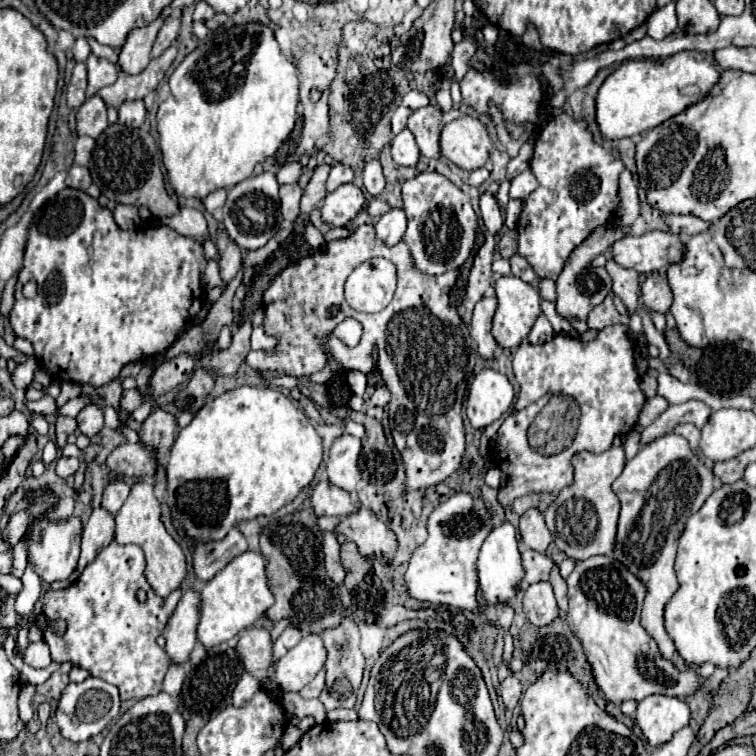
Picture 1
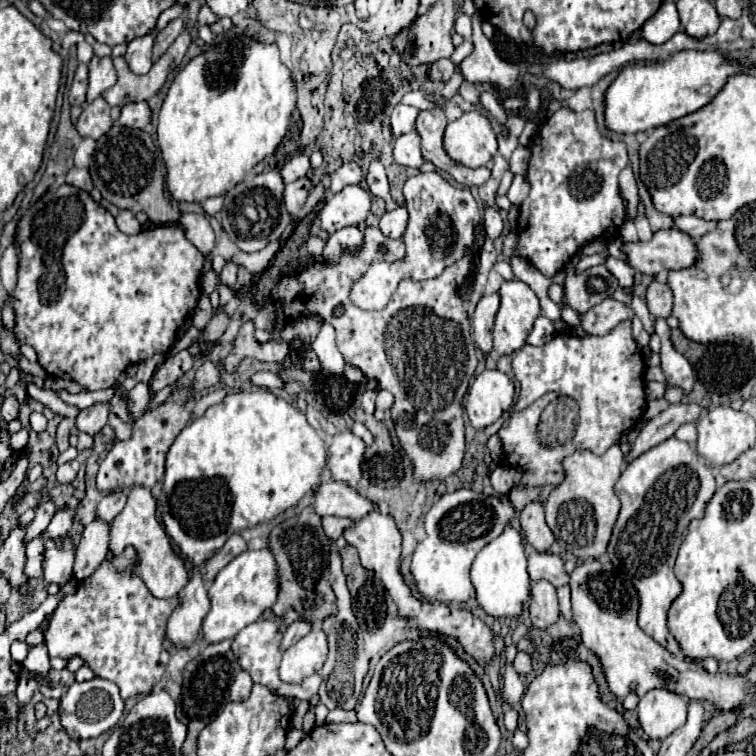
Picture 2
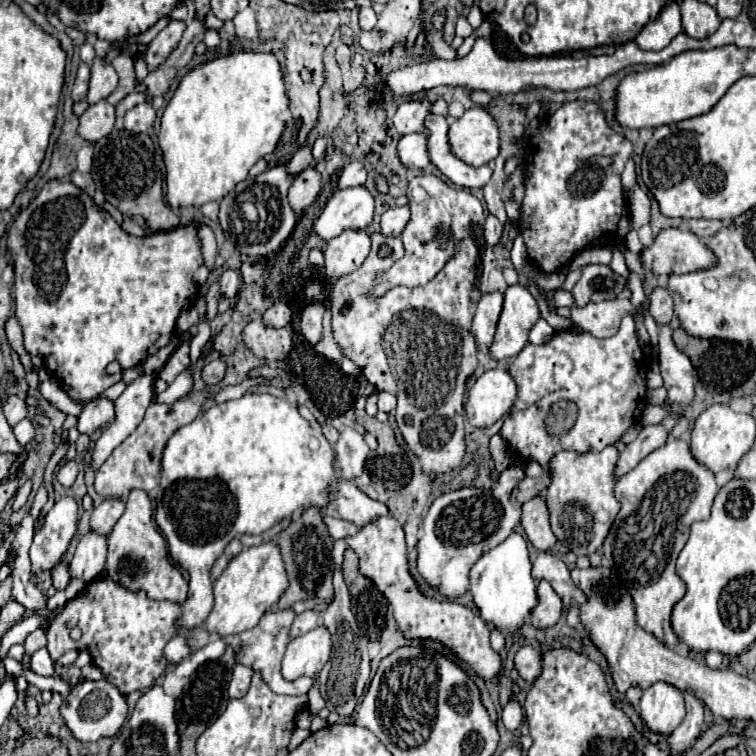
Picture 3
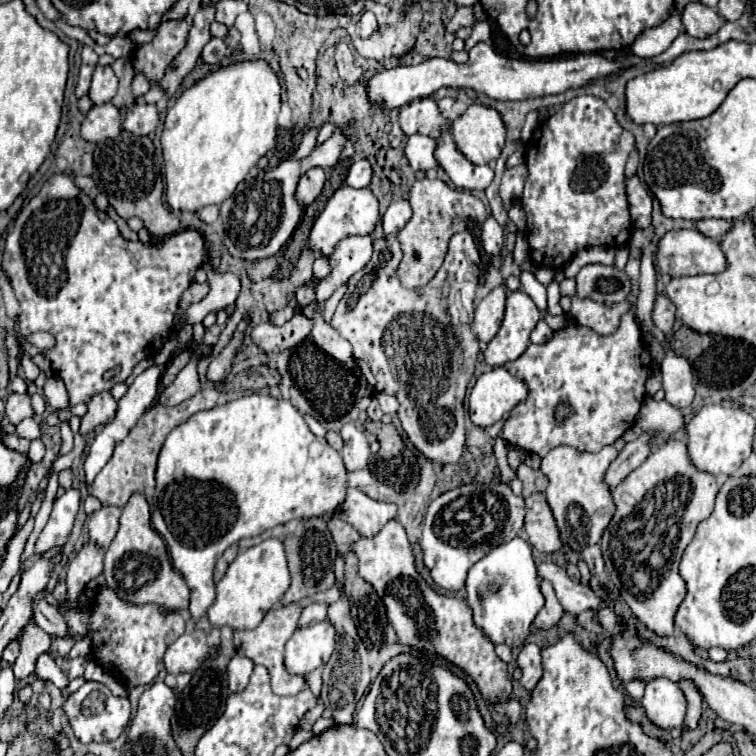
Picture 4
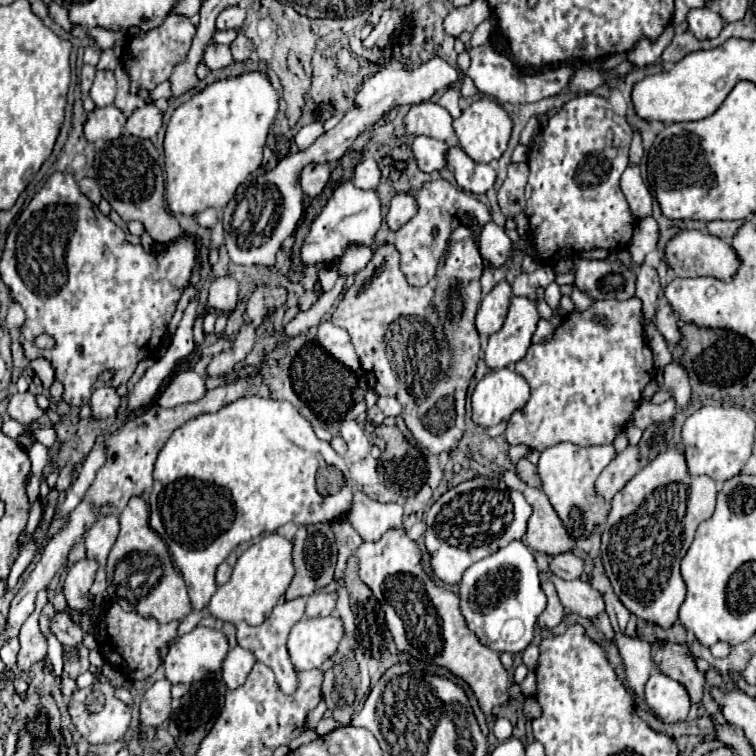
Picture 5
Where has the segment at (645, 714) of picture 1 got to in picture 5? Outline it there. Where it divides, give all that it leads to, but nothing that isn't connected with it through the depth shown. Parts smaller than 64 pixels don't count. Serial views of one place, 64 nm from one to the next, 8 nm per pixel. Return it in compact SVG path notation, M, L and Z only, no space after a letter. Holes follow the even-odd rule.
M652 672L646 682L646 696L644 696L648 708L668 724L684 722L690 712L690 698L686 688L672 680L670 676L664 676L660 672Z

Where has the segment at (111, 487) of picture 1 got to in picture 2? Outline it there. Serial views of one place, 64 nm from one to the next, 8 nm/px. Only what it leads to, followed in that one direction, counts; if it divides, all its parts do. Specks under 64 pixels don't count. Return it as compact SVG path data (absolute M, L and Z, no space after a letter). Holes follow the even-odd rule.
M110 492L100 500L96 516L106 522L112 522L120 514L124 504L126 504L126 492Z

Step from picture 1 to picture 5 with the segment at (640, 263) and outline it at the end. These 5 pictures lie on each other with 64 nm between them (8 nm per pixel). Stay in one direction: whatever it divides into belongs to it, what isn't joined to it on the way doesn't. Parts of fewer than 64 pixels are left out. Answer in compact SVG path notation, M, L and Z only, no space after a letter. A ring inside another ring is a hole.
M684 230L678 232L672 240L668 240L666 244L666 264L668 268L674 270L676 276L714 276L720 280L730 280L736 270L738 270L738 256L736 252L730 248L730 244L726 244L724 240L700 232L700 230Z

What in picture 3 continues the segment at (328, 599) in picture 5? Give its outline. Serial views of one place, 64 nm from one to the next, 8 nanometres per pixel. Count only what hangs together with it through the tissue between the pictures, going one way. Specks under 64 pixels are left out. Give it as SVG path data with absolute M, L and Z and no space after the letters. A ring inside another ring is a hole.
M310 610L310 612L302 612L300 616L296 616L296 620L292 622L292 628L290 628L290 640L316 628L318 626L318 618L320 618L320 612L318 610Z

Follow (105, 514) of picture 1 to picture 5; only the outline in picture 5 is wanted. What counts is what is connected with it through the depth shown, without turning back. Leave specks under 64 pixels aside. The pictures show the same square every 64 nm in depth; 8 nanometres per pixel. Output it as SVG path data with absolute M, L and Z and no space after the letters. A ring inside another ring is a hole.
M82 558L76 564L68 566L68 576L64 580L64 594L68 600L68 606L76 612L88 612L92 606L92 598L88 594L94 576L96 576L98 564L96 560Z

